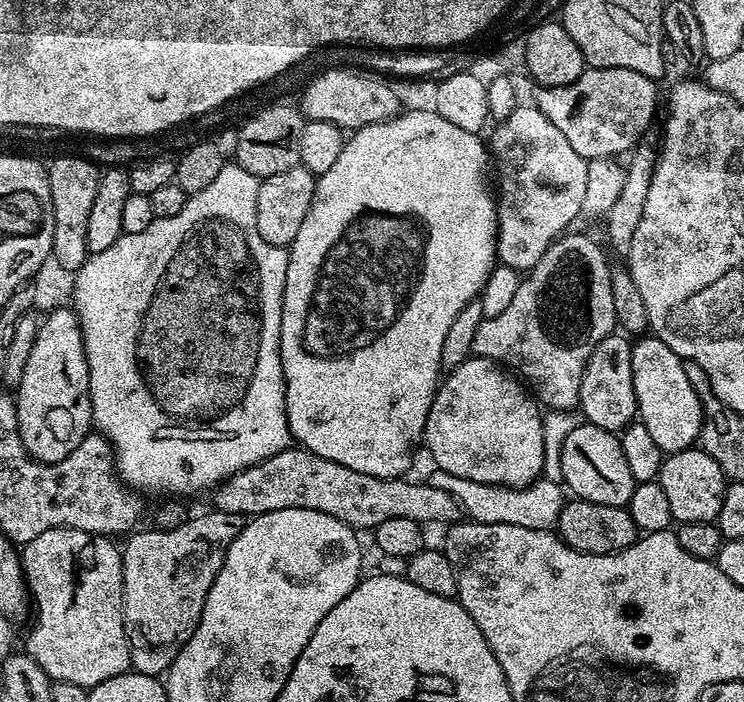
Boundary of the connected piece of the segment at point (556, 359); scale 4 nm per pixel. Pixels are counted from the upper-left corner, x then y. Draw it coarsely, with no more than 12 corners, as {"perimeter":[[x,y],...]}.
{"perimeter":[[556,237],[472,356],[579,405],[617,327],[605,249]]}

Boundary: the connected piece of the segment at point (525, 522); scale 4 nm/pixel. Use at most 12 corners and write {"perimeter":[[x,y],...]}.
{"perimeter":[[428,476],[477,524],[551,531],[566,503],[543,478],[526,487]]}

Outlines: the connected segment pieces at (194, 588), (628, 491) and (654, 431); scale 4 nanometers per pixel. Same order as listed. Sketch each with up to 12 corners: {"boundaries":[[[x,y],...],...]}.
{"boundaries":[[[209,510],[122,544],[132,668],[159,677],[245,517]],[[582,422],[562,446],[575,499],[623,508],[638,481],[620,437]],[[633,343],[639,423],[661,453],[693,447],[704,411],[684,361]]]}

